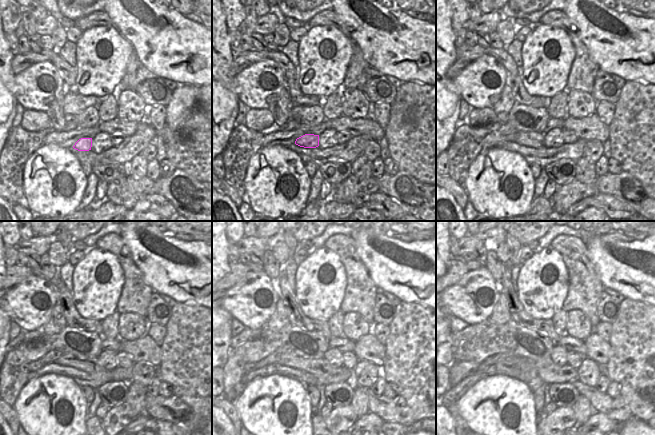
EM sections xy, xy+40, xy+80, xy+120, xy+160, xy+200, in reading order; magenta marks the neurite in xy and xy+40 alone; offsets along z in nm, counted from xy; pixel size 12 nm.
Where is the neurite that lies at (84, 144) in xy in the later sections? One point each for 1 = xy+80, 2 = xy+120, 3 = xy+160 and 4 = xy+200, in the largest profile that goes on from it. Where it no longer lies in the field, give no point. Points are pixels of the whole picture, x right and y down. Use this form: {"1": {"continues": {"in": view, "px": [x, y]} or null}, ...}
{"1": {"continues": {"in": "xy+80", "px": [529, 139]}}, "2": {"continues": {"in": "xy+120", "px": [88, 364]}}, "3": {"continues": {"in": "xy+160", "px": [320, 368]}}, "4": {"continues": {"in": "xy+200", "px": [551, 373]}}}

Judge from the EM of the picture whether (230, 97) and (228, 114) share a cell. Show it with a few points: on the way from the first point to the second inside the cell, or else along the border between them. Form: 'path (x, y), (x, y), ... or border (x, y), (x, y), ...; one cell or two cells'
path (228, 101), (228, 110); one cell

